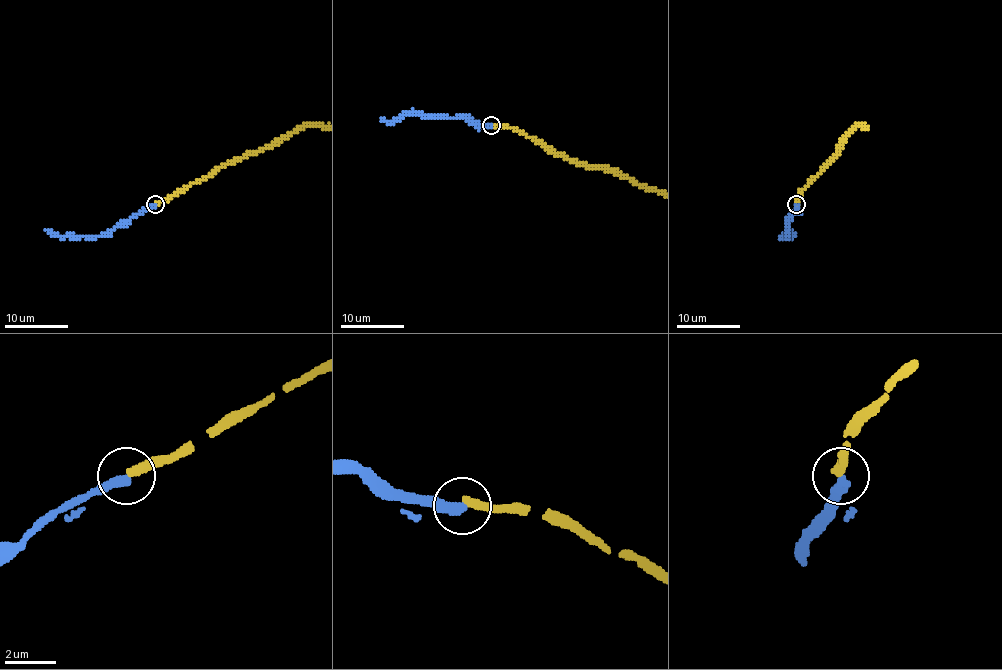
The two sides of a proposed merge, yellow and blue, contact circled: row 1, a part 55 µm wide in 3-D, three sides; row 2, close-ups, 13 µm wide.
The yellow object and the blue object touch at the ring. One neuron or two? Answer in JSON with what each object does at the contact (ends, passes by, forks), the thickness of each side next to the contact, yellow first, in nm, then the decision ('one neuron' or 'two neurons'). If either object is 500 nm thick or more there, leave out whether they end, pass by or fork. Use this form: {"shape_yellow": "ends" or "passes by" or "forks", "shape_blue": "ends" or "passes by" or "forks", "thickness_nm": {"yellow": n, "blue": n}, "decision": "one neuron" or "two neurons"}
{"shape_yellow": "ends", "shape_blue": "ends", "thickness_nm": {"yellow": 340, "blue": 360}, "decision": "two neurons"}

